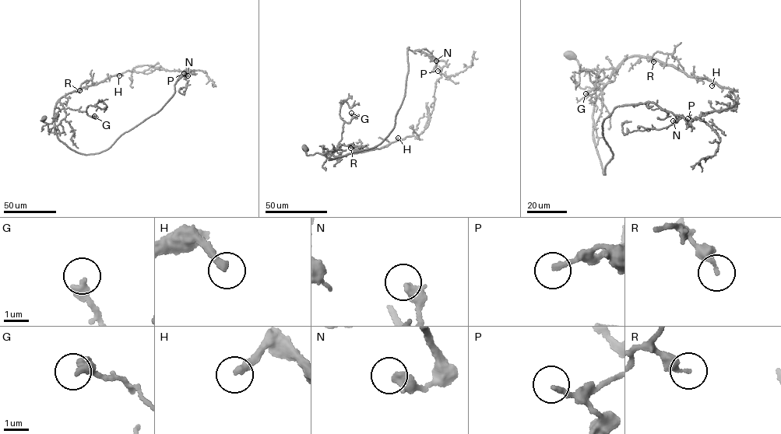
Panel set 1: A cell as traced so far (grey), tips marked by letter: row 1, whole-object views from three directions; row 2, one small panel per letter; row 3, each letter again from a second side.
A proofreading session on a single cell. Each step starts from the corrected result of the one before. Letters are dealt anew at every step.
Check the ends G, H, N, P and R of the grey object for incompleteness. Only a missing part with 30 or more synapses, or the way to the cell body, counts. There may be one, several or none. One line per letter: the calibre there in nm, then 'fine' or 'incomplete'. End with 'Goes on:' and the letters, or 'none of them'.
G: 400 nm | fine
H: 280 nm | incomplete
N: 460 nm | fine
P: 200 nm | fine
R: 220 nm | fine
Goes on: H

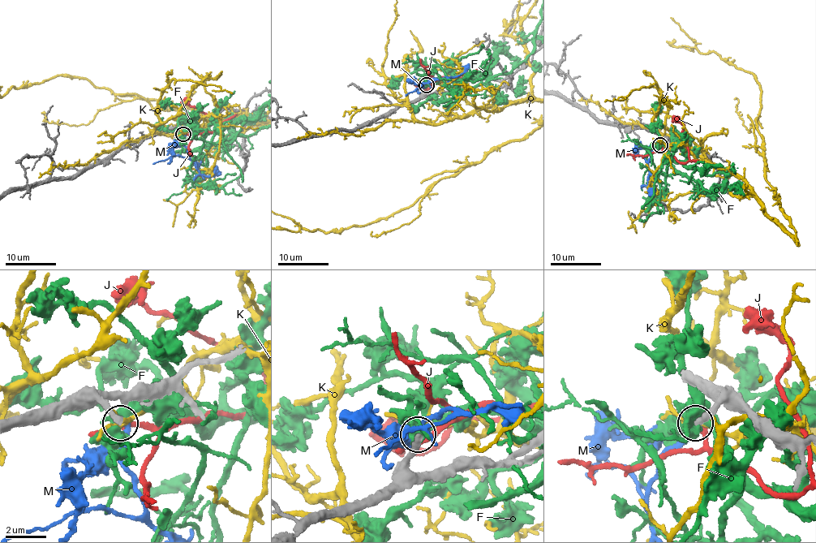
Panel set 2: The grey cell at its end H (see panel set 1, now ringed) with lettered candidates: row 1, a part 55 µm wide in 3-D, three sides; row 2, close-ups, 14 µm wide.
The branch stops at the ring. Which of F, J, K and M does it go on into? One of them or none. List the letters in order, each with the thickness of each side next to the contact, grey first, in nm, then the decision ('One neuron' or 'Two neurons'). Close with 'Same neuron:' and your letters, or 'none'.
F: Thickness 320 nm (grey) against 480 nm. Two neurons
J: Thickness 320 nm (grey) against 240 nm. Two neurons
K: Thickness 280 nm (grey) against 220 nm. Two neurons
M: Thickness 320 nm (grey) against 280 nm. Two neurons
Same neuron: none

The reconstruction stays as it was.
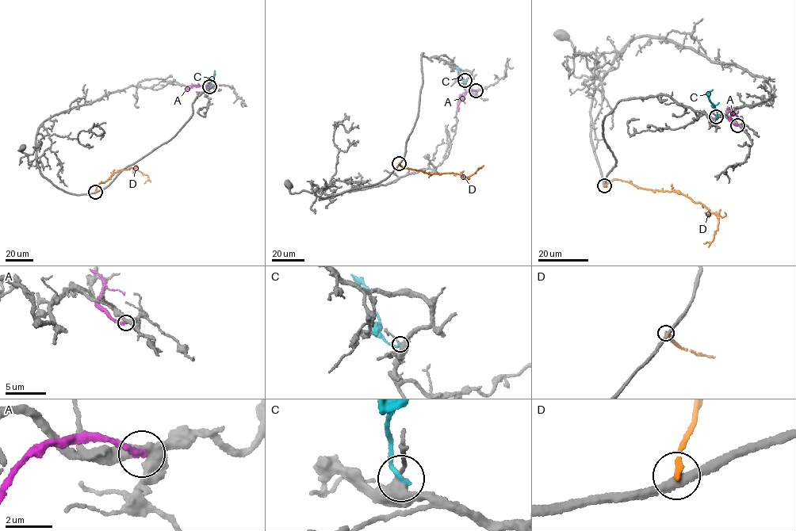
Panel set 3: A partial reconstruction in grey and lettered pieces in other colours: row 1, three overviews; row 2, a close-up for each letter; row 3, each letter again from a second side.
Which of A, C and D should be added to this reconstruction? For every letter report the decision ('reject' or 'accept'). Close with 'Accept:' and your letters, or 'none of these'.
A: reject
C: reject
D: reject
Accept: none of these

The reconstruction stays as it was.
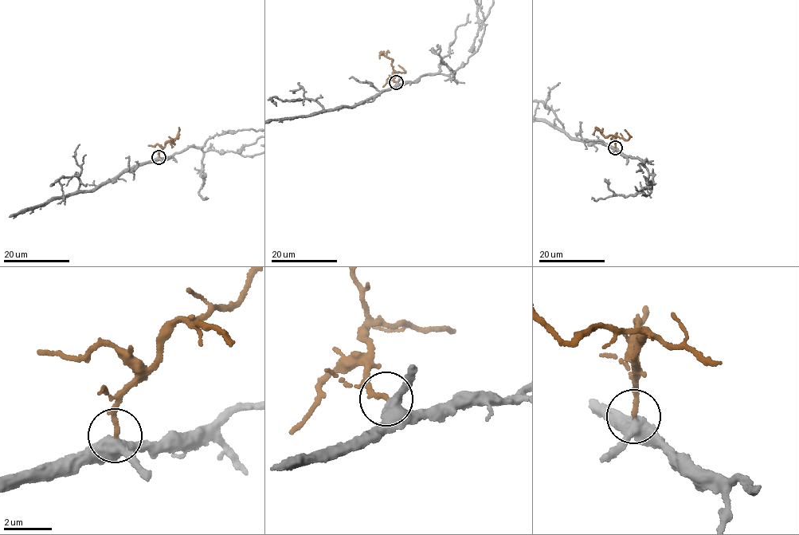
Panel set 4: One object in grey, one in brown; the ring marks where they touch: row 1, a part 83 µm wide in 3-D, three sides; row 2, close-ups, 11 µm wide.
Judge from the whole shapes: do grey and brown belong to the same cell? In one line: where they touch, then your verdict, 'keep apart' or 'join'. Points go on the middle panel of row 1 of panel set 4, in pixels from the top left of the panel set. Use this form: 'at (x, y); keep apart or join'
at (396, 82); join

